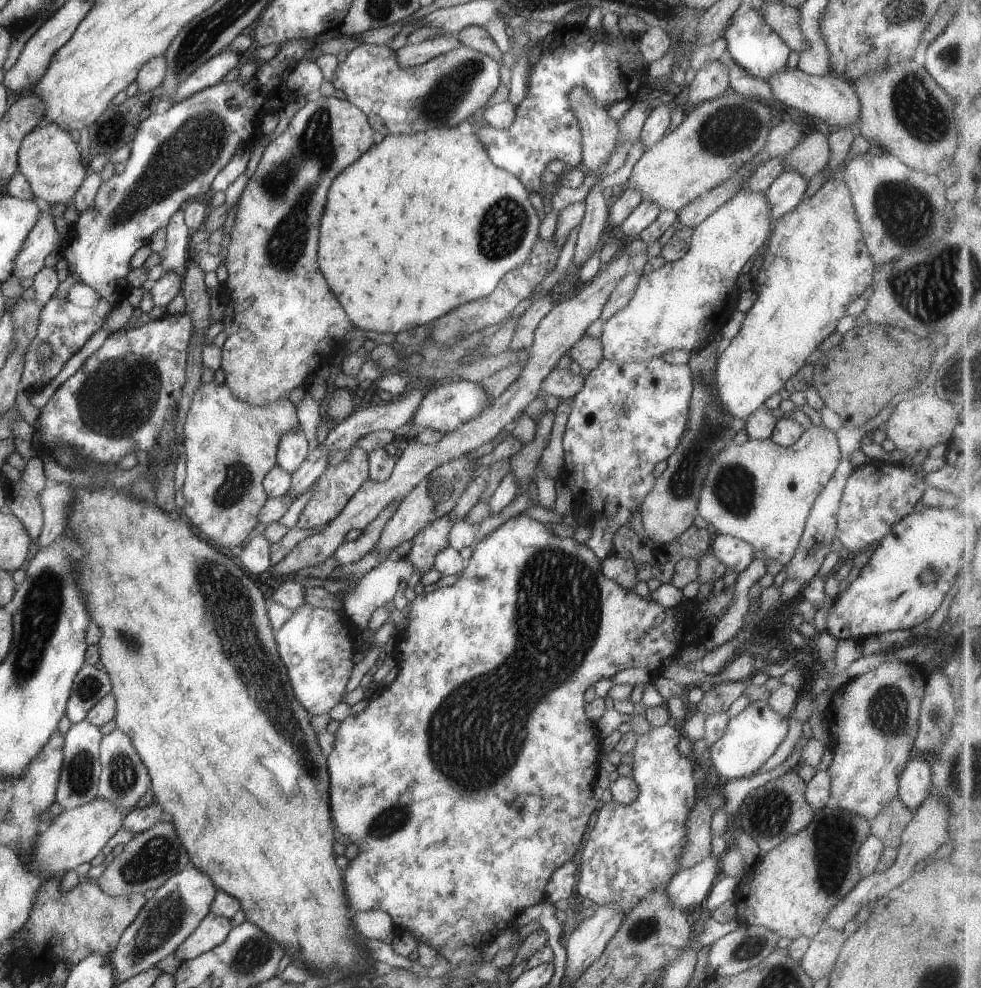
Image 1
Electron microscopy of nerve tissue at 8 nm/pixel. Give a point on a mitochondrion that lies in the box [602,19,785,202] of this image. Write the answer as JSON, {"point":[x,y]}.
{"point":[730,129]}

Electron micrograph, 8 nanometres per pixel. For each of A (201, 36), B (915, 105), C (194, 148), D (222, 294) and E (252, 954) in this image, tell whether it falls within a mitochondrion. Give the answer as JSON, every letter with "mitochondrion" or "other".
{"A":"mitochondrion","B":"mitochondrion","C":"mitochondrion","D":"other","E":"mitochondrion"}

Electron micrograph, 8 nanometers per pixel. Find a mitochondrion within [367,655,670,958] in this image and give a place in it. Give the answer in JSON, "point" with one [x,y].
{"point":[638,932]}

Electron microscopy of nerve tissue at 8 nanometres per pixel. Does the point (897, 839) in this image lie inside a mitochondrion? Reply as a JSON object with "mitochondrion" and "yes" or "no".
{"mitochondrion":"no"}

